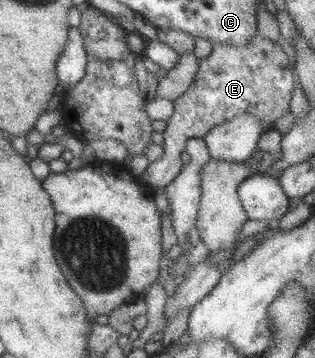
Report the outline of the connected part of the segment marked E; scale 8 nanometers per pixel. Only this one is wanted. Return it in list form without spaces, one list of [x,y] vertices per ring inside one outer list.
[[[254,32],[251,40],[242,47],[215,45],[212,51],[198,60],[198,70],[186,92],[172,100],[174,112],[165,120],[162,132],[164,154],[149,162],[146,170],[138,176],[150,188],[170,184],[180,172],[185,161],[184,147],[189,138],[202,139],[213,127],[240,113],[250,113],[262,121],[264,130],[273,129],[276,118],[289,110],[290,97],[294,91],[295,76],[289,68],[288,58],[279,44],[264,39]]]

